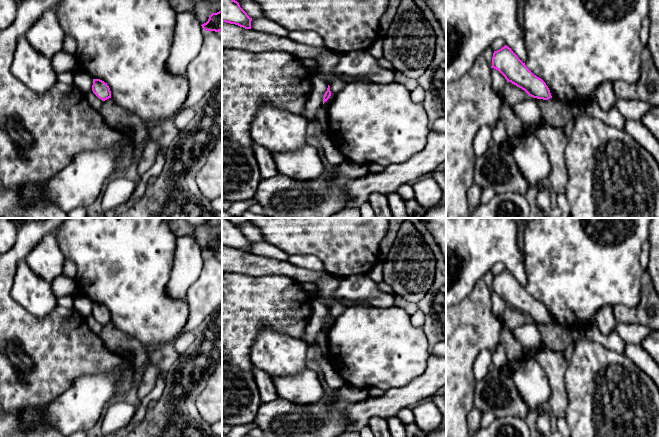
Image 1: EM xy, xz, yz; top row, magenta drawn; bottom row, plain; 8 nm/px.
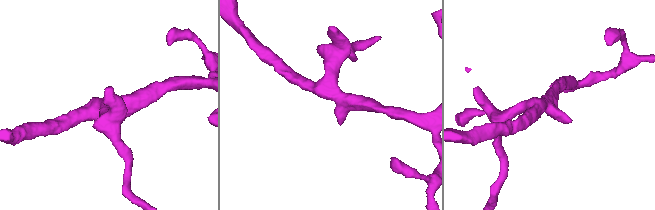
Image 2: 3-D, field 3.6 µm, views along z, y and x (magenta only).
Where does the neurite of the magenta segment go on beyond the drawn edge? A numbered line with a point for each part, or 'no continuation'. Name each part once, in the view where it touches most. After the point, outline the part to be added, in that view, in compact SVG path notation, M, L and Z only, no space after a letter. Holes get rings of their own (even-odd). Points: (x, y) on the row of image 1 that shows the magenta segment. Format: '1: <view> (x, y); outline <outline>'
no continuation

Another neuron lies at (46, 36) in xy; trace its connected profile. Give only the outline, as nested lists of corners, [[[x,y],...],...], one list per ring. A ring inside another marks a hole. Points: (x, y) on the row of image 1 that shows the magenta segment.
[[[49,9],[40,16],[25,37],[37,52],[51,59],[62,50],[65,34],[57,14]]]

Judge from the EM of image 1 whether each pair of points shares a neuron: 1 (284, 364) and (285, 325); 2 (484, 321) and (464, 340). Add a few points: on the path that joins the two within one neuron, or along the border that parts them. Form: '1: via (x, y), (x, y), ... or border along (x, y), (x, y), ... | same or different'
1: border along (263, 326), (269, 326), (279, 332), (301, 339) | different
2: via (478, 327), (476, 333), (470, 334) | same

